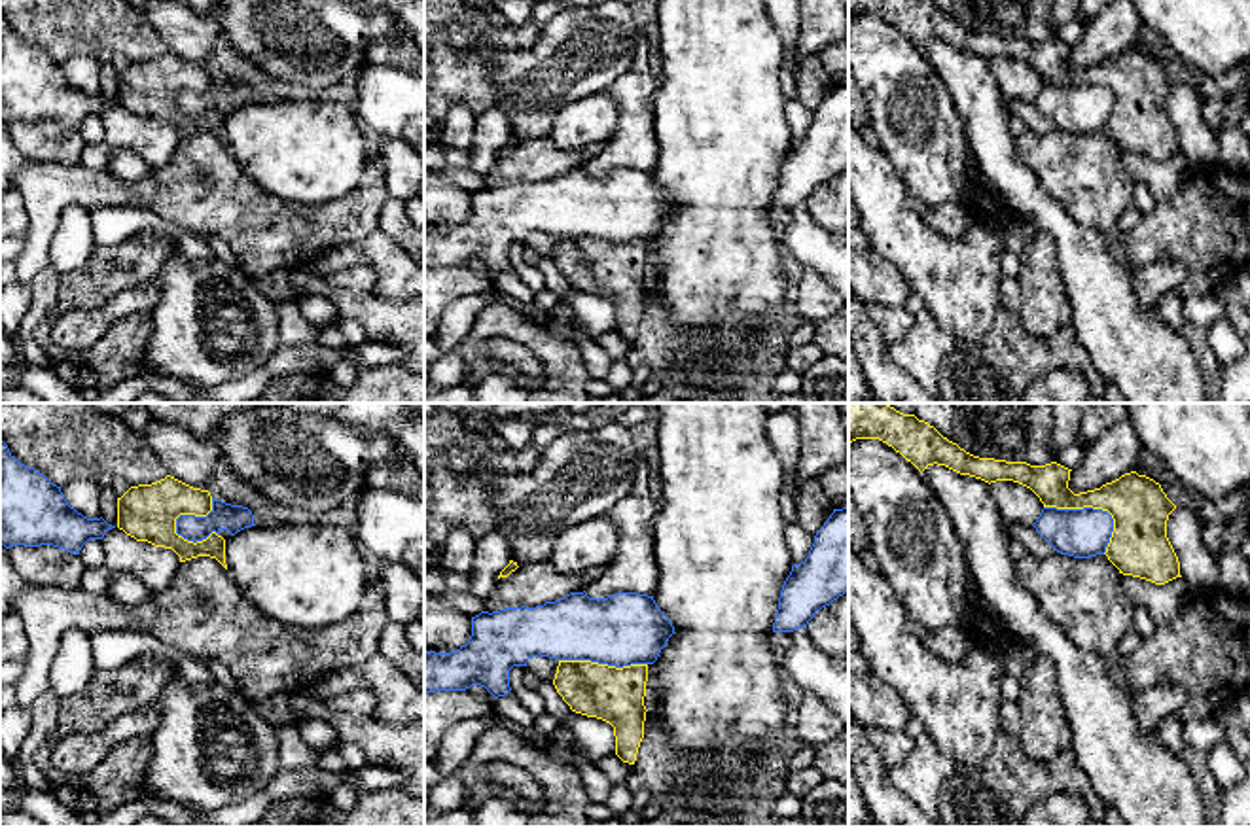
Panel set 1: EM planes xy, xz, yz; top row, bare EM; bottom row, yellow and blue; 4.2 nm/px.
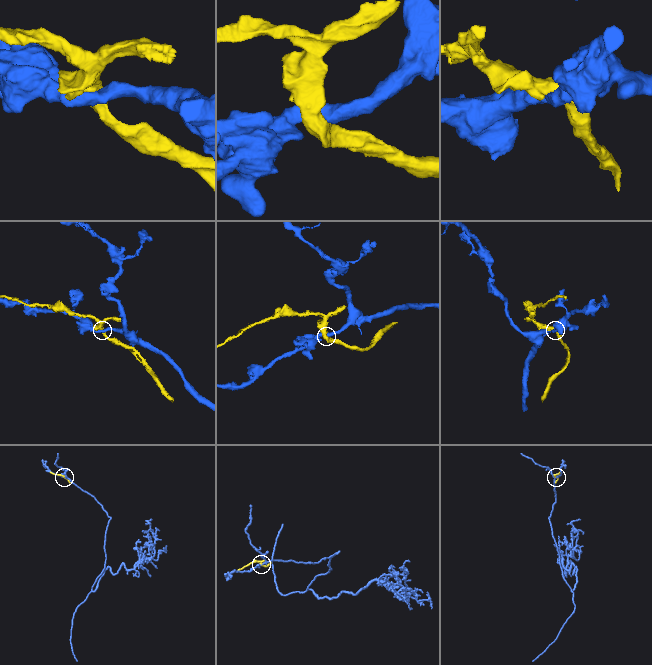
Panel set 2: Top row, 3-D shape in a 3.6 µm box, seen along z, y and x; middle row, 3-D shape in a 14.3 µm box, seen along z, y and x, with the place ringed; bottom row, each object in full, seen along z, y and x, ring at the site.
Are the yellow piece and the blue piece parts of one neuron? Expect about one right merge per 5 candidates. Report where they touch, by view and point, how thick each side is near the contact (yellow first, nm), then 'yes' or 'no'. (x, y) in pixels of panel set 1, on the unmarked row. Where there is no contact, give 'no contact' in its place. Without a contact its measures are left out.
contact yz (1095, 84); calibres 260 and 220 nm; no

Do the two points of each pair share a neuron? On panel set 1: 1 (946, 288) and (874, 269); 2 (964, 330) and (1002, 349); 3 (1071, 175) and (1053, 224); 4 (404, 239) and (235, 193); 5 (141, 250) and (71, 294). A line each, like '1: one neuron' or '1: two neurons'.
1: two neurons
2: two neurons
3: two neurons
4: two neurons
5: one neuron

